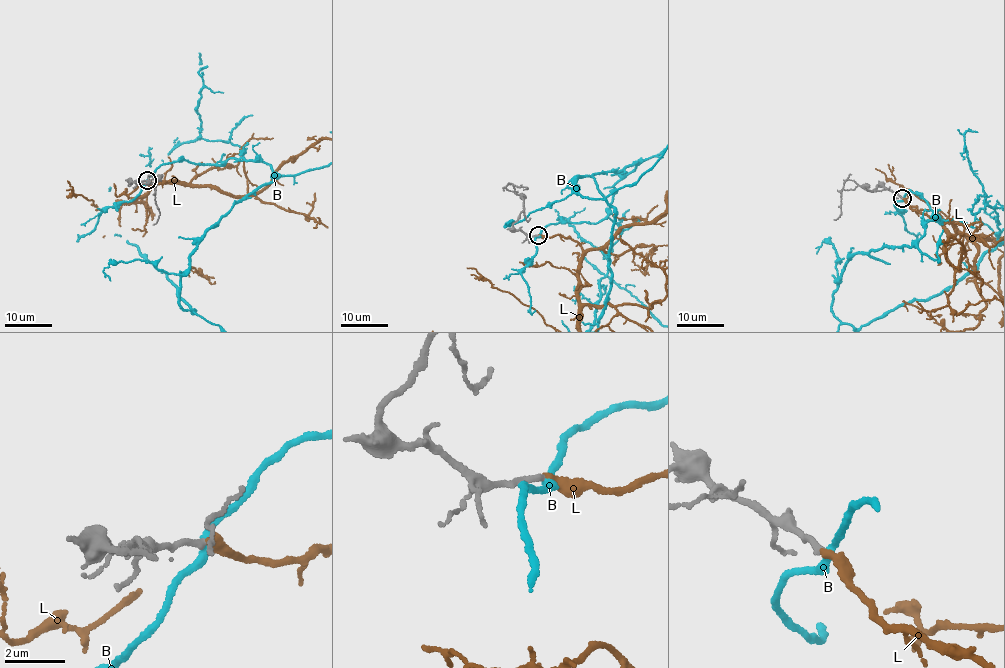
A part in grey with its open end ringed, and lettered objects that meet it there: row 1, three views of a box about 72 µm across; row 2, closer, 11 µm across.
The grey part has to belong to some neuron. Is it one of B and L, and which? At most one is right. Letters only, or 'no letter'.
L

